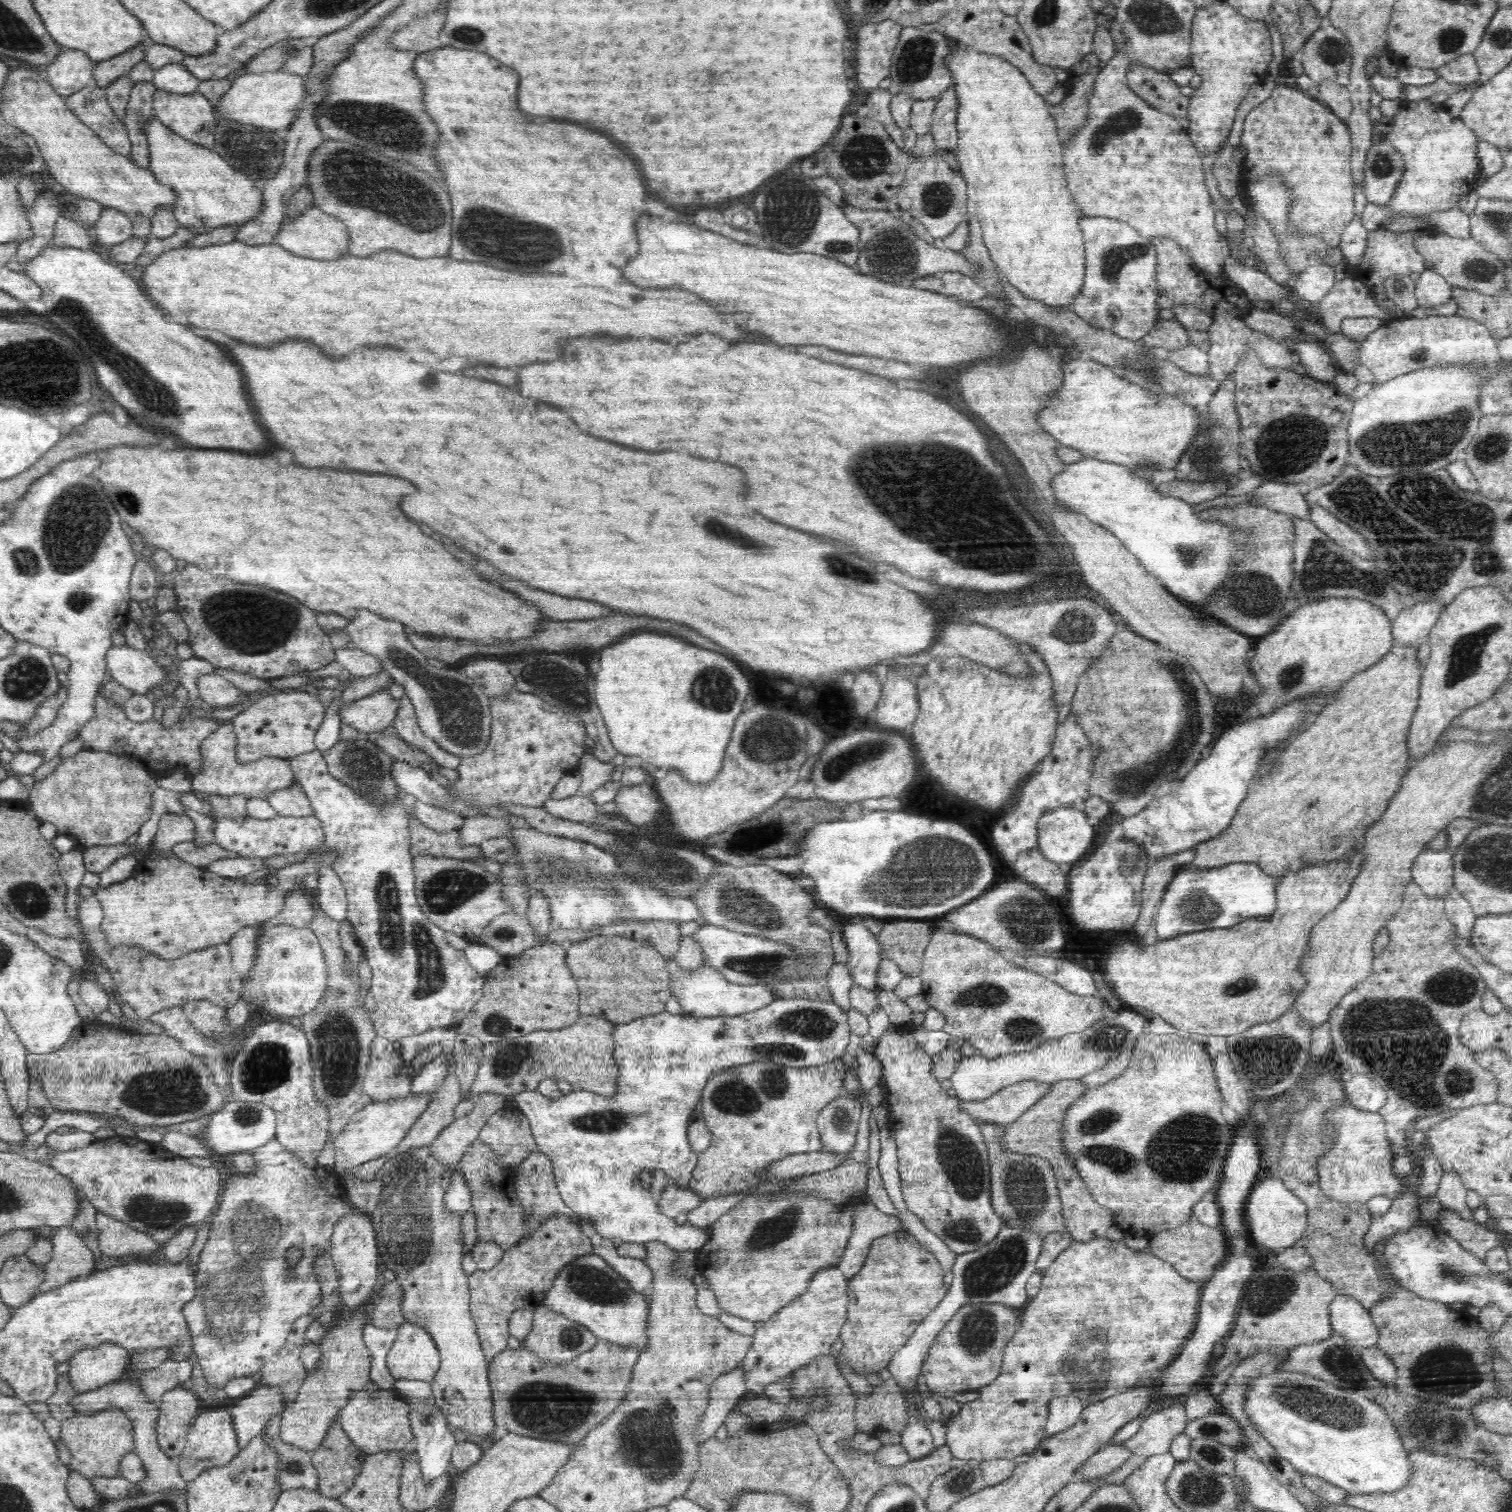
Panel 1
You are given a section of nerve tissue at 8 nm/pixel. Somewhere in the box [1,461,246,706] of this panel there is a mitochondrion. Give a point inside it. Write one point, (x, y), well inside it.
(76, 529)

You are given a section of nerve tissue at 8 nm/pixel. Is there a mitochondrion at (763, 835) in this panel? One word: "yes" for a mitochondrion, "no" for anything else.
yes

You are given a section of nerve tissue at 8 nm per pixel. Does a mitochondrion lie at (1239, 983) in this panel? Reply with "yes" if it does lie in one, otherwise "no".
yes

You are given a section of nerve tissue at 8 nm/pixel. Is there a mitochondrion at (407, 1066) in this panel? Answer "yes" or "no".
no

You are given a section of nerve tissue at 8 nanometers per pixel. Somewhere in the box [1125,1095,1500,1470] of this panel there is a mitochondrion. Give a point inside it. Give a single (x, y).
(1336, 1416)

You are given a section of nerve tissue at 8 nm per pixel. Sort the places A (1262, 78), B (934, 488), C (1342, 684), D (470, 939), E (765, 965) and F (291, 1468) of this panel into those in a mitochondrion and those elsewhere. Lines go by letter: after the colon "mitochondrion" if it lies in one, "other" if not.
A: other
B: mitochondrion
C: other
D: other
E: mitochondrion
F: mitochondrion

